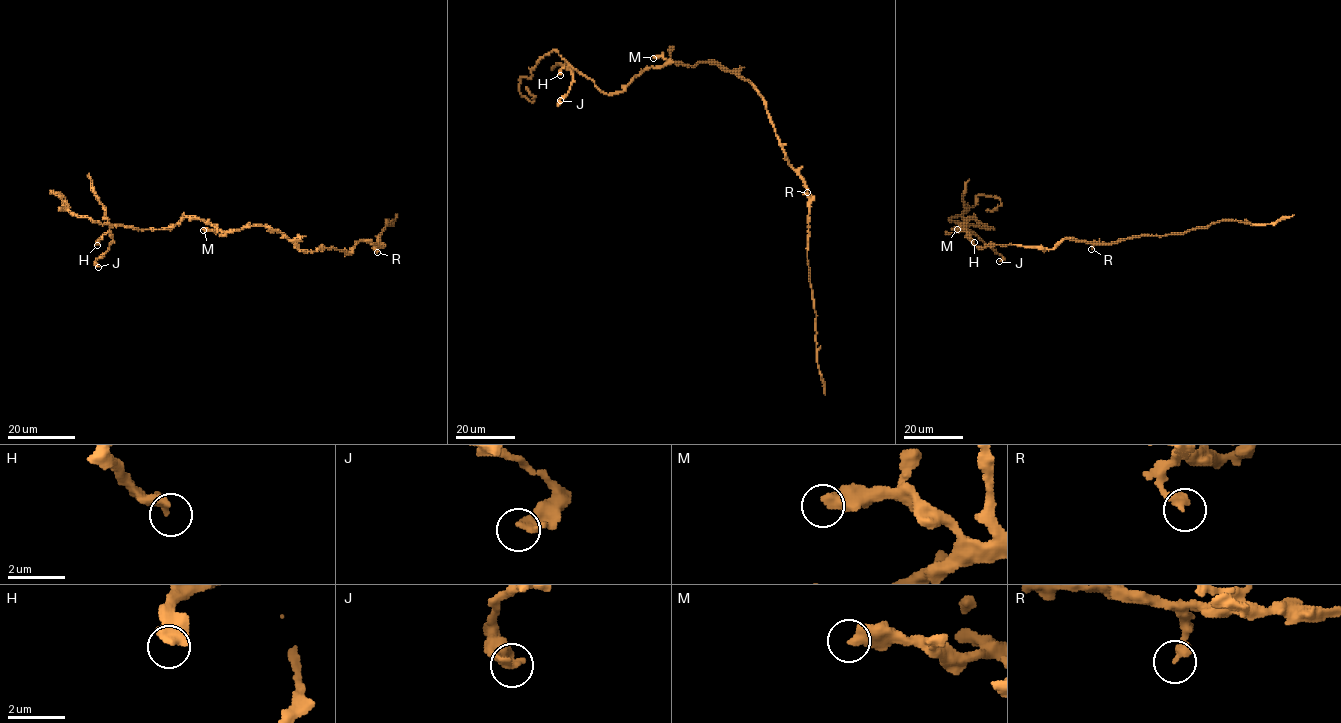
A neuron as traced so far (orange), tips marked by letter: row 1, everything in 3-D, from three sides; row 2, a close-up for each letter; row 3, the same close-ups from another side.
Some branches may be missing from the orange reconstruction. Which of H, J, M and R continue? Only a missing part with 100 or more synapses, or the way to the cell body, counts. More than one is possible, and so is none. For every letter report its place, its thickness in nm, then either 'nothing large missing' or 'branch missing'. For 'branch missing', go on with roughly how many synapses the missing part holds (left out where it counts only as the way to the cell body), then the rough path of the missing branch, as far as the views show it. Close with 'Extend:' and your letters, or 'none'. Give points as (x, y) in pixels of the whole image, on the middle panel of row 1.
H: at (560, 75); 500 nm thick; nothing large missing
J: at (560, 100); 400 nm thick; nothing large missing
M: at (653, 58); 480 nm thick; nothing large missing
R: at (807, 192); 360 nm thick; nothing large missing
Extend: none

